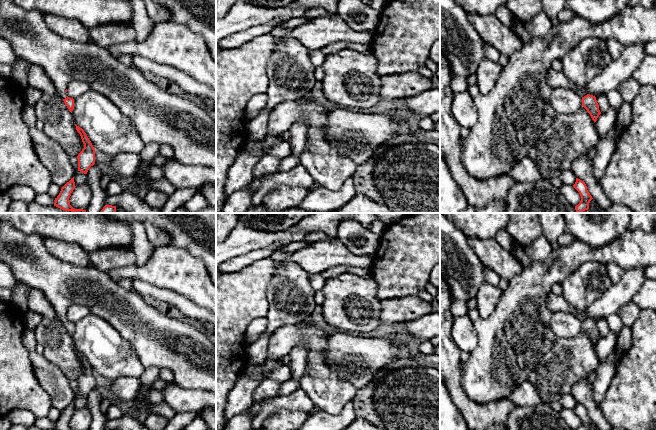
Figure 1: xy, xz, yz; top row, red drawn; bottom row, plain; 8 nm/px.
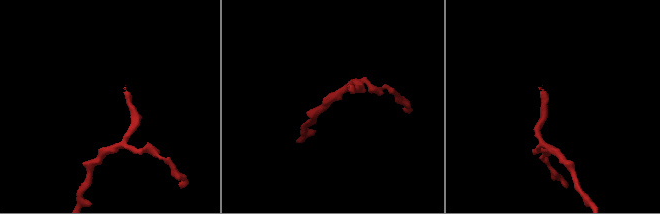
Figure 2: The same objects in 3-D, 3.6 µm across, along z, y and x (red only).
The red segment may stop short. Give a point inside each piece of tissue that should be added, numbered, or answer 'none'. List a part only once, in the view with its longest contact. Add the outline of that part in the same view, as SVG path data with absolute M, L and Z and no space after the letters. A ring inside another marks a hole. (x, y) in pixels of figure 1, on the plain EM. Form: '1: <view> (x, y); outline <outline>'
1: xy (160, 341); outline M0 221L0 262L6 263L21 283L41 291L62 323L67 322L65 314L71 305L83 305L91 314L110 323L131 344L145 369L170 369L180 387L216 394L216 345L209 334L155 309L133 289L123 289L106 272L92 266L77 267L54 257L45 247L44 238L25 234L3 221Z

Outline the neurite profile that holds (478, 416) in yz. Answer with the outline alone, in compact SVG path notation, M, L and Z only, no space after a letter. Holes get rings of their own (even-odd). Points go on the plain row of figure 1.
M440 276L440 376L448 388L451 398L469 429L486 430L492 425L502 425L507 428L507 419L516 406L507 398L480 404L472 401L461 384L462 364L461 351L452 340L451 327L453 299L446 280Z

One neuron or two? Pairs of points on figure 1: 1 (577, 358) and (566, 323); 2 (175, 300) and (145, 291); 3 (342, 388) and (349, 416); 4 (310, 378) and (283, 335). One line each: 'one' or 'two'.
1: two
2: one
3: two
4: one

